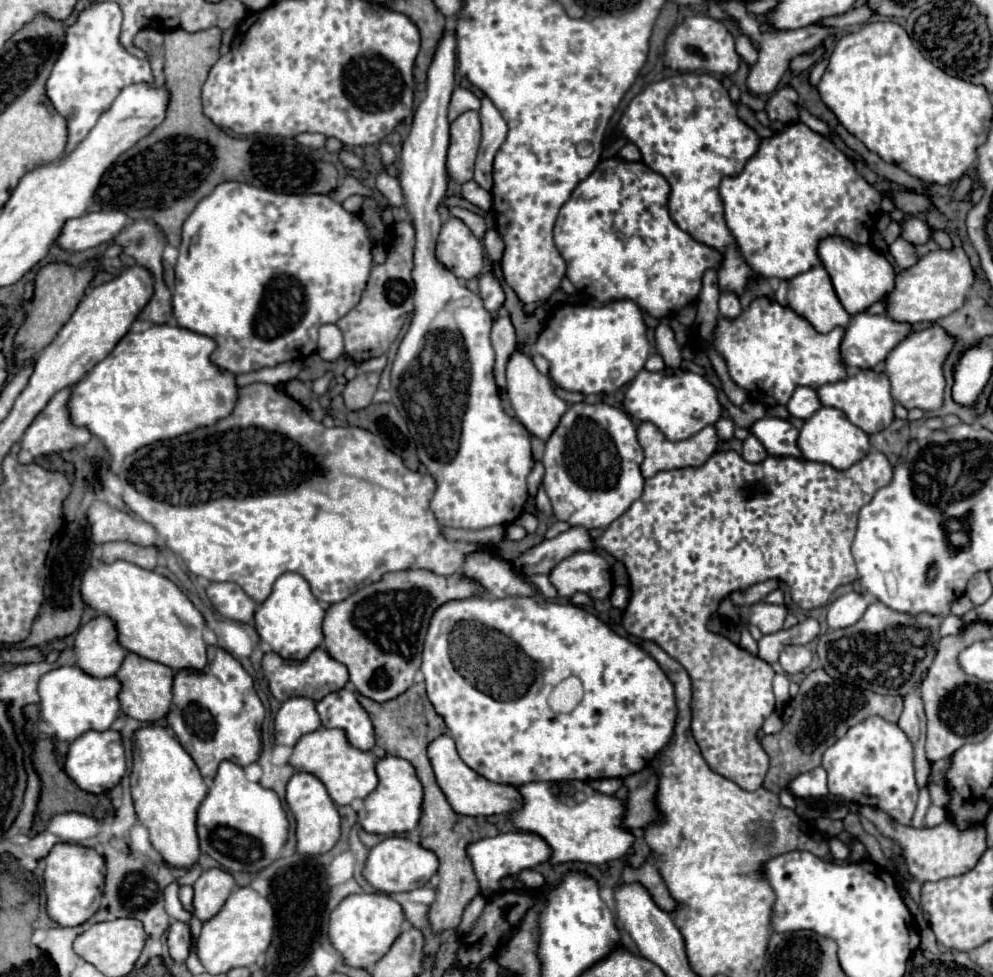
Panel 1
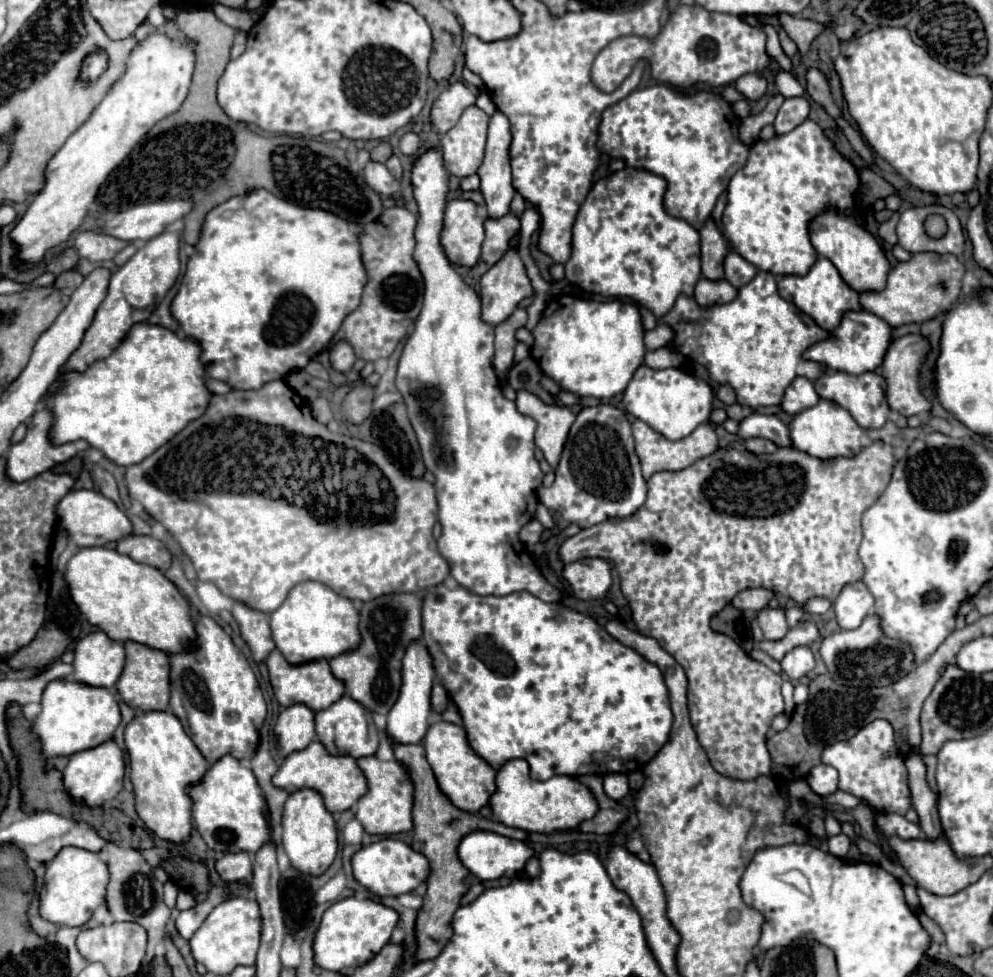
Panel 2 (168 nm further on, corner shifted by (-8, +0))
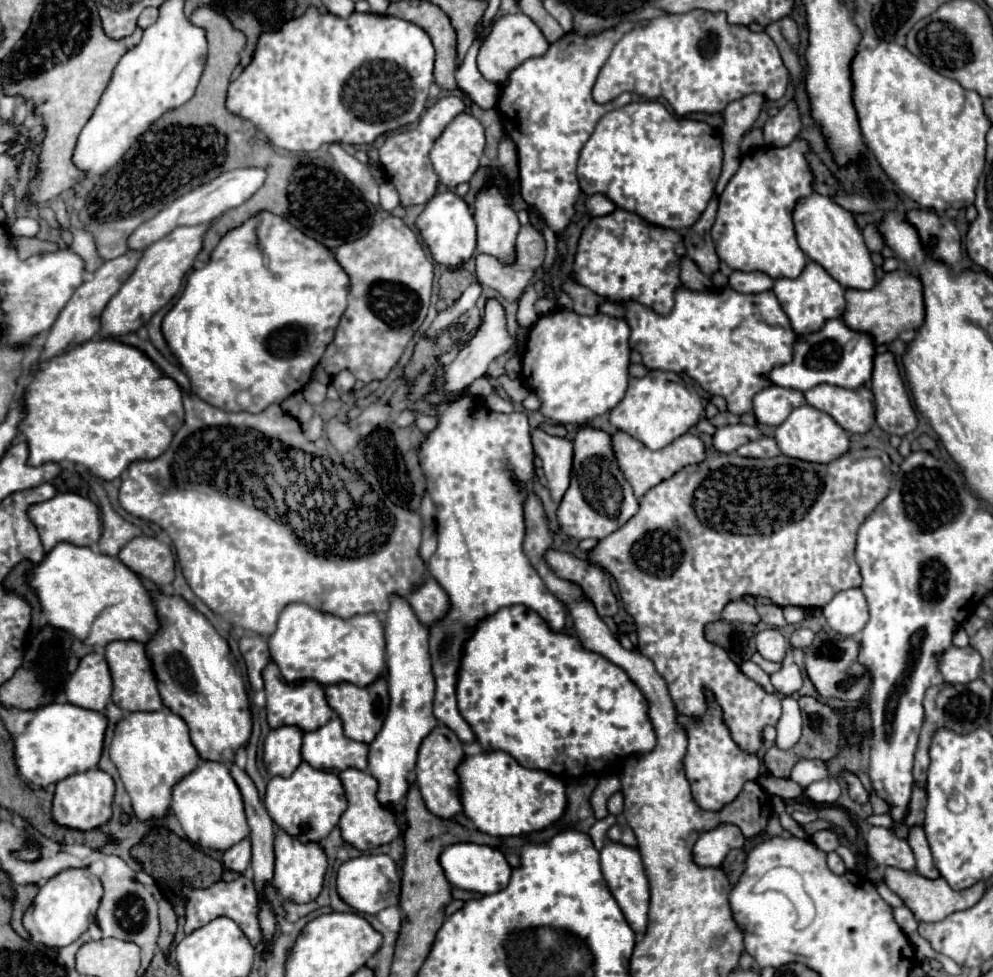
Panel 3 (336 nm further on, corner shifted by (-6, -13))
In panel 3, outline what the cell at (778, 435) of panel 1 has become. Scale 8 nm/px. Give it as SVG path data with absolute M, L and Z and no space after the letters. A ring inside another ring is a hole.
M742 423L726 425L726 427L718 427L714 431L712 445L720 453L732 453L740 445L744 445L744 441L752 441L752 437L762 437L762 433L756 427L742 425Z

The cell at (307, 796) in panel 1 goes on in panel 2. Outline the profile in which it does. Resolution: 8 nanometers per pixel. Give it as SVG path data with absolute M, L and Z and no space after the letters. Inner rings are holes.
M300 788L288 796L282 818L282 846L290 858L290 864L306 874L322 874L334 862L338 852L336 820L332 812L326 810L320 792Z

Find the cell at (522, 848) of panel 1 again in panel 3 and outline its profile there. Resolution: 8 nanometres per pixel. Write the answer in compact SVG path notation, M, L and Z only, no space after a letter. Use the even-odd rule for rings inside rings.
M456 843L456 845L446 847L440 853L440 865L450 885L456 885L458 889L464 889L464 891L482 893L482 895L492 895L504 889L512 873L508 861L498 849L488 847L488 845L476 845L476 843Z

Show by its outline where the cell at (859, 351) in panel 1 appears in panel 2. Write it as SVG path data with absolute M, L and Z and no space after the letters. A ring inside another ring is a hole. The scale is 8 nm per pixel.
M866 310L846 312L840 326L834 328L826 340L806 350L804 356L808 360L826 364L828 370L838 370L846 374L862 374L862 372L872 372L882 366L882 356L886 354L890 340L892 340L892 328L884 320L878 320L878 316L874 316L872 312L866 312Z

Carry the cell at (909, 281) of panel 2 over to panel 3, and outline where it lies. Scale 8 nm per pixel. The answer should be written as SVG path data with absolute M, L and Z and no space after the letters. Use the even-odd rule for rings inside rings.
M896 269L886 273L872 289L846 289L846 309L842 321L860 333L868 333L874 345L892 343L902 331L918 329L924 323L924 299L922 299L922 283L908 269Z

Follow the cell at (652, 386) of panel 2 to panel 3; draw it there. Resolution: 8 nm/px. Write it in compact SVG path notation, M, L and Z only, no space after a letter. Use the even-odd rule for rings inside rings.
M648 371L646 377L632 377L628 381L624 399L610 411L610 423L636 437L648 449L662 449L668 441L688 433L698 423L702 411L702 399L693 386L672 381L672 373L666 371Z

